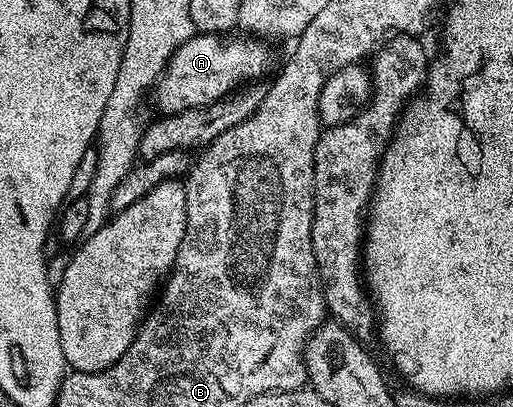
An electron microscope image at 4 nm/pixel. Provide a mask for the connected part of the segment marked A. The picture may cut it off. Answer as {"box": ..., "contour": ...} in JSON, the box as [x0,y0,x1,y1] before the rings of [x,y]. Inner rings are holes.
{"box":[153,34,271,113],"contour":[[[194,34],[176,50],[153,87],[153,98],[155,96],[160,113],[204,108],[218,100],[228,99],[232,93],[244,87],[242,84],[246,80],[255,80],[266,74],[271,64],[271,52],[263,45],[266,43],[259,38],[235,35],[224,38],[219,34]]]}

